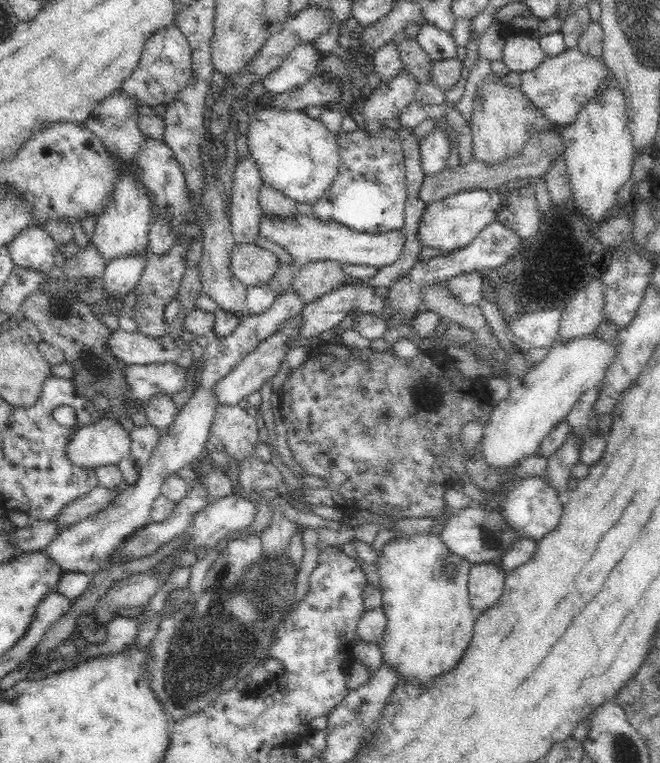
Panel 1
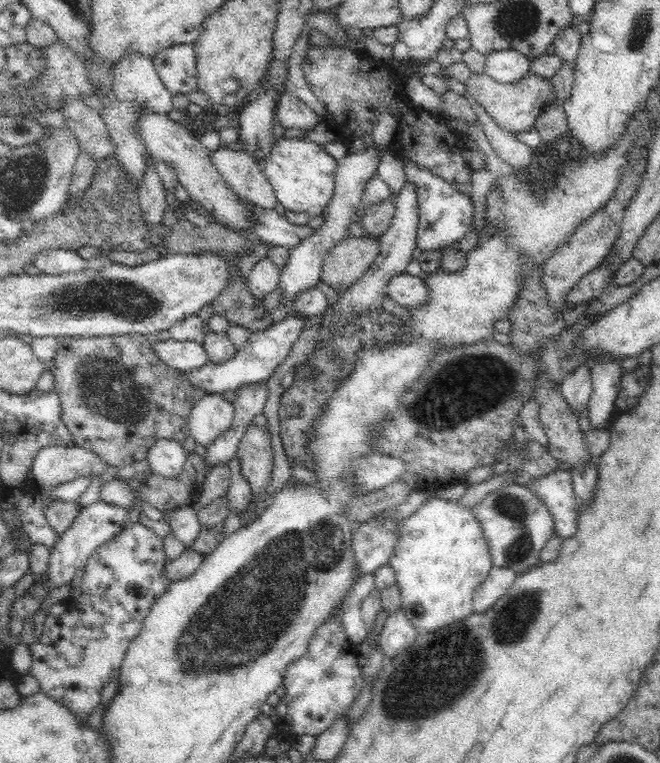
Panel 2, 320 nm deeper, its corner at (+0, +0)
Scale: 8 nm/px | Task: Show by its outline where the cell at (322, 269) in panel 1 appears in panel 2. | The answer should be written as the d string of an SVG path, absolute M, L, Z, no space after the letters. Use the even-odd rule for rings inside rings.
M346 236L324 257L321 280L337 292L350 288L376 260L380 252L379 239L368 236Z

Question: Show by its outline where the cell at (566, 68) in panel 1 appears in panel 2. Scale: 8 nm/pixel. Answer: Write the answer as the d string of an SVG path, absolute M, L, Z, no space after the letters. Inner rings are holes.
M532 72L514 84L500 84L485 73L473 74L466 86L468 93L484 108L494 123L503 131L513 135L534 127L535 119L549 103L550 105L562 106L552 95L551 80L541 80Z

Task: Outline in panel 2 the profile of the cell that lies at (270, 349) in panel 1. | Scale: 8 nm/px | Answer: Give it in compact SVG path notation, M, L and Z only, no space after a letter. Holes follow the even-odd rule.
M208 393L203 396L194 406L189 414L189 429L195 444L208 448L223 432L230 428L234 418L234 405L226 401L222 394Z

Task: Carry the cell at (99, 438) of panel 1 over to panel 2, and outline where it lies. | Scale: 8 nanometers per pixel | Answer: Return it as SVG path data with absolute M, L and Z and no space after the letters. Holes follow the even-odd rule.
M74 443L66 447L62 445L50 445L41 448L36 456L34 456L30 470L30 478L39 494L42 495L51 488L74 480L74 478L78 478L78 476L86 476L86 474L89 474L93 476L93 478L96 478L96 476L100 476L107 467L107 464L102 461L94 451L88 451Z

